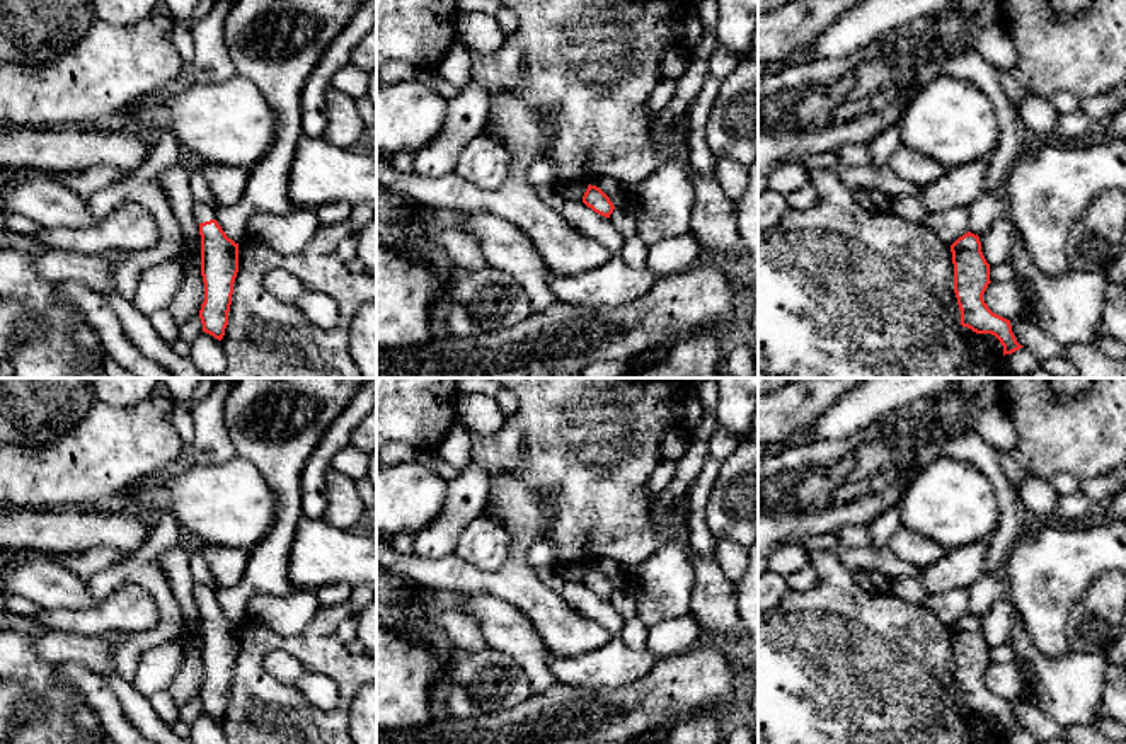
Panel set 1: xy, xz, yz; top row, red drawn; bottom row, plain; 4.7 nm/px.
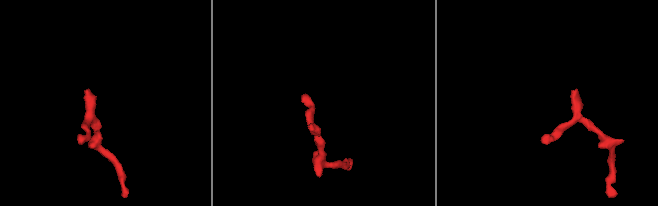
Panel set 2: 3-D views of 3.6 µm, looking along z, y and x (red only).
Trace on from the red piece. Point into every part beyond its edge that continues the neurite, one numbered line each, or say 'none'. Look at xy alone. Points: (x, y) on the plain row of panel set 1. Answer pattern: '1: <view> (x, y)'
1: xy (203, 595)

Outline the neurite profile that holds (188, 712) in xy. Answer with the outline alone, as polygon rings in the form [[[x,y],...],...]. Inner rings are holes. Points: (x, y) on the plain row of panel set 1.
[[[194,696],[179,707],[179,720],[189,725],[192,725],[194,720],[201,715],[203,715],[203,705],[201,705],[199,696]]]

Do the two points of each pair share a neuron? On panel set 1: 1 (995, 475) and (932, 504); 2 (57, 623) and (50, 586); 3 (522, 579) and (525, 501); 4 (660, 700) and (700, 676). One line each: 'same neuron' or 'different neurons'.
1: different neurons
2: different neurons
3: same neuron
4: same neuron

